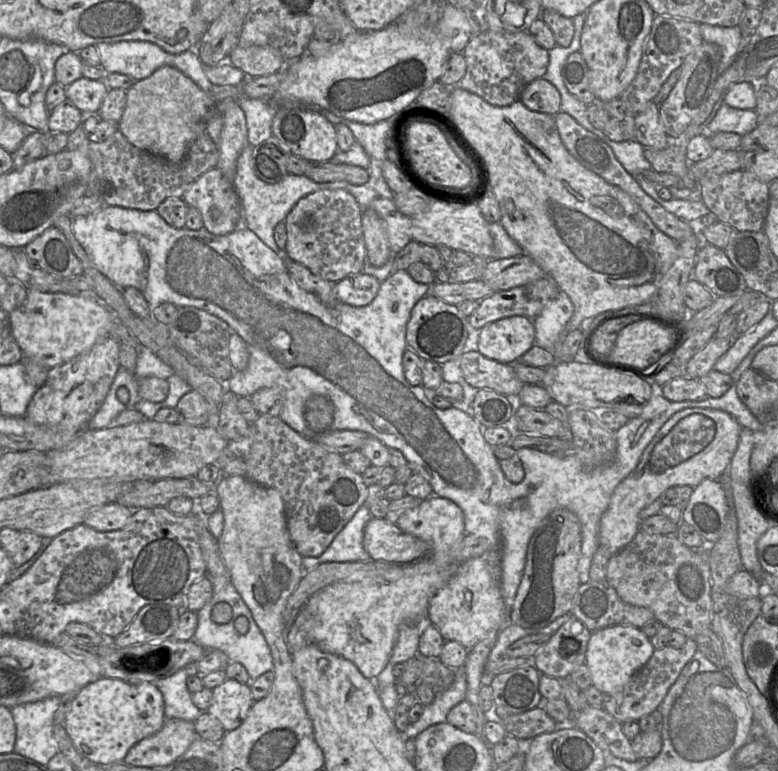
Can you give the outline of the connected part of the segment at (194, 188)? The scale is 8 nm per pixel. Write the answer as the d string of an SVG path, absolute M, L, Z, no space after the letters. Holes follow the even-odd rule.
M217 167L202 174L184 193L182 198L189 207L199 210L204 228L214 235L226 235L243 226L241 201L234 183L229 181ZM213 207L221 210L221 216L216 221L213 221L209 214Z

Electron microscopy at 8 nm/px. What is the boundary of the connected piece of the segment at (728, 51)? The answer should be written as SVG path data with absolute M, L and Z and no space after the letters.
M699 24L703 41L720 46L722 58L718 66L718 76L729 68L744 43L744 37L739 26L722 27L709 24Z

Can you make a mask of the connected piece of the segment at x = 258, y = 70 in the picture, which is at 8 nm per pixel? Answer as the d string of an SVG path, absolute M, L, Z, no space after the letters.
M236 46L226 59L246 77L254 78L282 72L287 64L280 52L271 46Z

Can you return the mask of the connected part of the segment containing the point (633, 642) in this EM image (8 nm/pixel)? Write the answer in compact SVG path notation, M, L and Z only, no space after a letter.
M612 625L592 632L585 664L588 666L592 685L604 694L615 694L651 658L655 648L640 628L631 625Z

